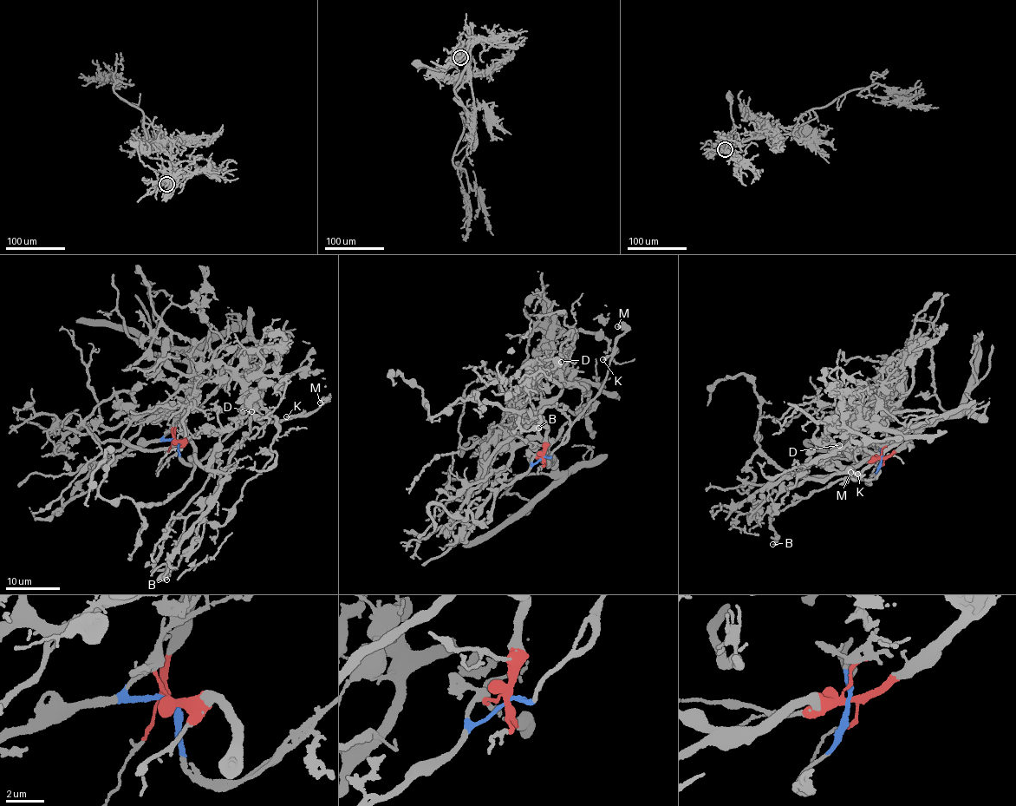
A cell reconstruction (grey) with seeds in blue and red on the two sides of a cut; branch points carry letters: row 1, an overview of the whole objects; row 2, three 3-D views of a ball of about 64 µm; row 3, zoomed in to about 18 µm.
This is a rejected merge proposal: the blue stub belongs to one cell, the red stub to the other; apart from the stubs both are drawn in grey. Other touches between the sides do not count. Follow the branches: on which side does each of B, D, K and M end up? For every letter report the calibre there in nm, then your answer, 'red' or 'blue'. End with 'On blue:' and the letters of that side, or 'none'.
B: 140 nm | blue
D: 90 nm | red
K: 200 nm | blue
M: 200 nm | blue
On blue: B, K, M

